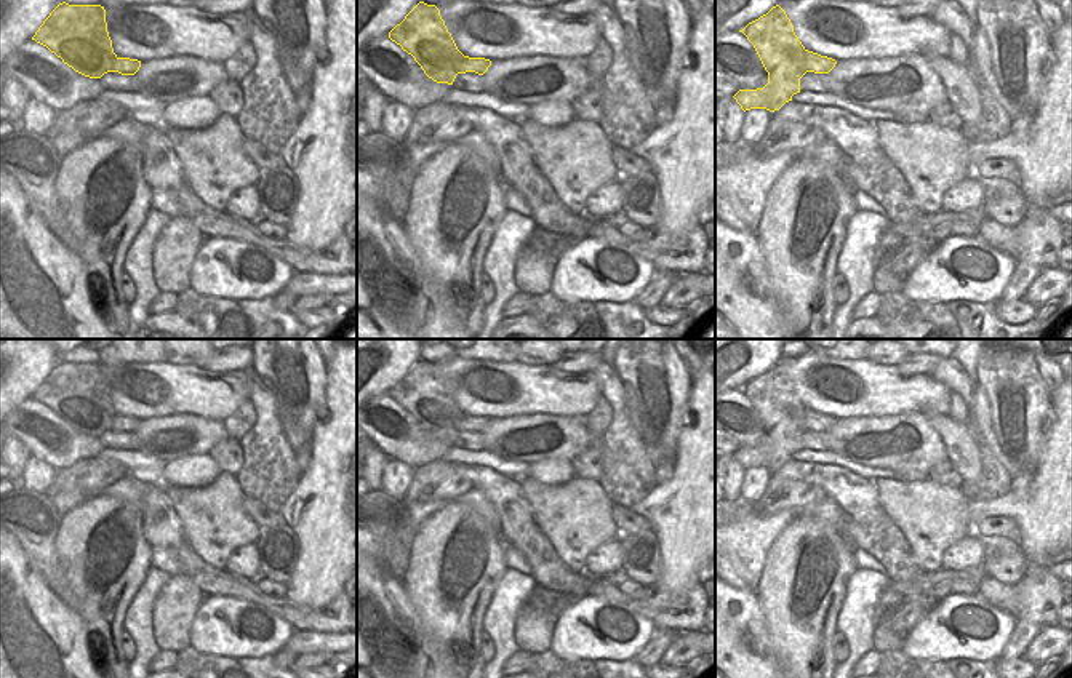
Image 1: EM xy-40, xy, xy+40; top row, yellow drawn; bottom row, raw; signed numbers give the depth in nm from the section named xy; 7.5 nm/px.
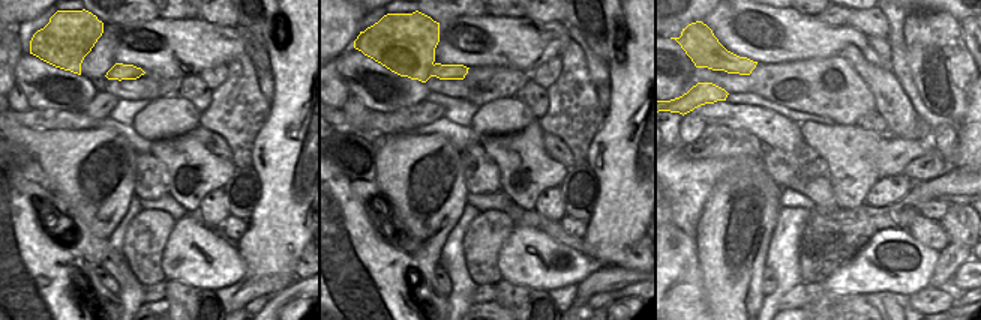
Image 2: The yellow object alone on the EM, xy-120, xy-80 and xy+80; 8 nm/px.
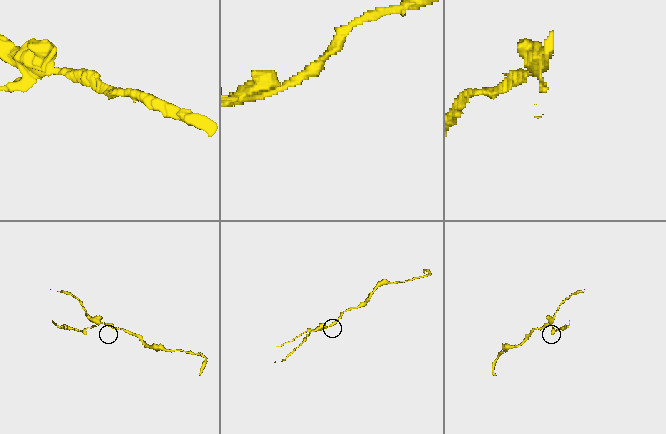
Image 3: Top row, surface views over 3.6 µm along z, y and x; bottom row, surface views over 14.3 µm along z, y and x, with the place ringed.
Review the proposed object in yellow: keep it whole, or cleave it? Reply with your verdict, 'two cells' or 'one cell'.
two cells

